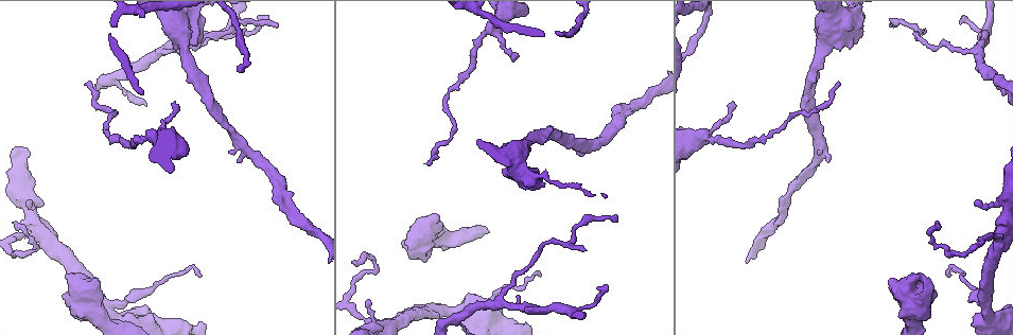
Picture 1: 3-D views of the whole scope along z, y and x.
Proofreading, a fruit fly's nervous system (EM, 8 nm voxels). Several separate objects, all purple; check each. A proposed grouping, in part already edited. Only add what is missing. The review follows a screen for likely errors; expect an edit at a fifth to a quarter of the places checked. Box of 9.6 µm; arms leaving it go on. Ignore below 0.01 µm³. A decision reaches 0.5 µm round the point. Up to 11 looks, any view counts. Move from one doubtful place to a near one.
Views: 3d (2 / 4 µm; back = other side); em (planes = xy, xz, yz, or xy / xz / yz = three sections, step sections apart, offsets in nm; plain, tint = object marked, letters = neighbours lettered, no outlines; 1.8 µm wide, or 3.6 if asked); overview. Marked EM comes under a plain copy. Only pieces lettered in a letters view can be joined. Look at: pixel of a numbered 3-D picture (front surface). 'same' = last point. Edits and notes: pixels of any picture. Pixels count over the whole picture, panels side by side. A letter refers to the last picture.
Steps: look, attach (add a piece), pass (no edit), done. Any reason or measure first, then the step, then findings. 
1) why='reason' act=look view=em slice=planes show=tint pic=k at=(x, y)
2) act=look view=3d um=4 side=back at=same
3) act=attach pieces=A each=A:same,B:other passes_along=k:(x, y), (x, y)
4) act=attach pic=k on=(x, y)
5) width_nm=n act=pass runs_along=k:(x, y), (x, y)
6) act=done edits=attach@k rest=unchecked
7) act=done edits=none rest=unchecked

why='abrupt turn' act=look view=3d um=4 pic=1 at=(108, 311)

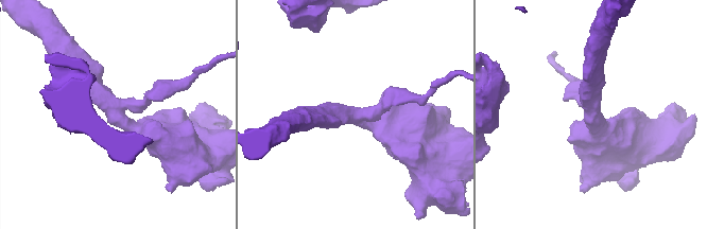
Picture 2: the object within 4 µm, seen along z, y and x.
act=look view=em slice=xz step=4 show=tint pic=2 at=(116, 114)

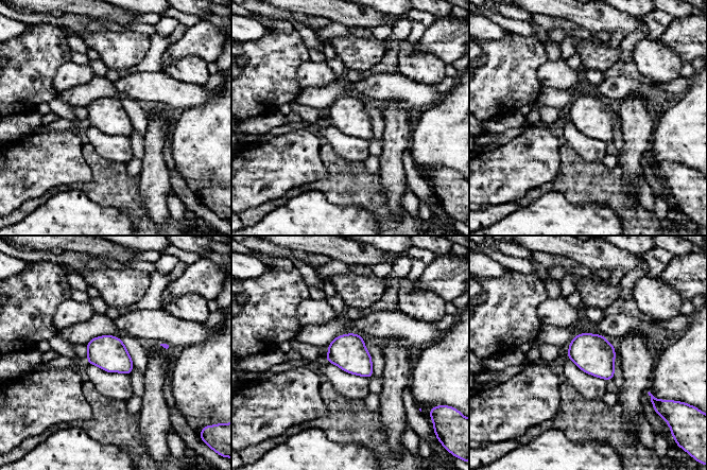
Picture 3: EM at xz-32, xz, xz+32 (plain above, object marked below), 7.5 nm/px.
act=look view=em slice=xy step=8 show=letters at=same

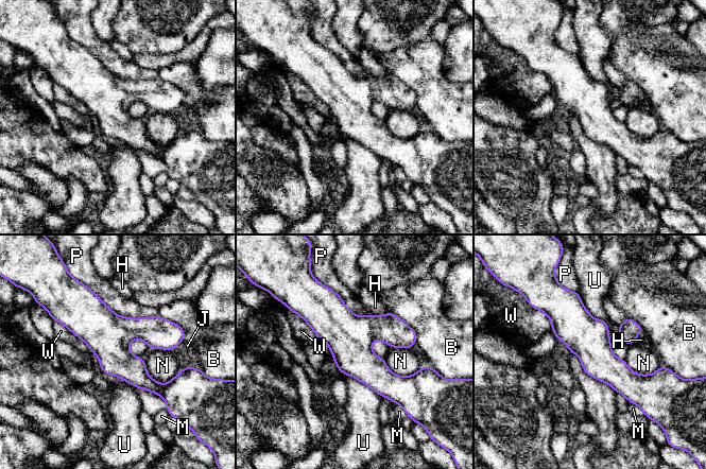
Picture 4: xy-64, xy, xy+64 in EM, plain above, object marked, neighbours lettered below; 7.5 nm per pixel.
act=pass each=B:other,H:other,J:other,M:other,N:other,P:other,U:other,W:other runs_along=4:(332, 294), (332, 320), (397, 400) found='no lettered piece goes on from it'

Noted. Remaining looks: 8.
why='long arm stops here' act=look view=em slice=planes show=letters pic=1 at=(538, 276)

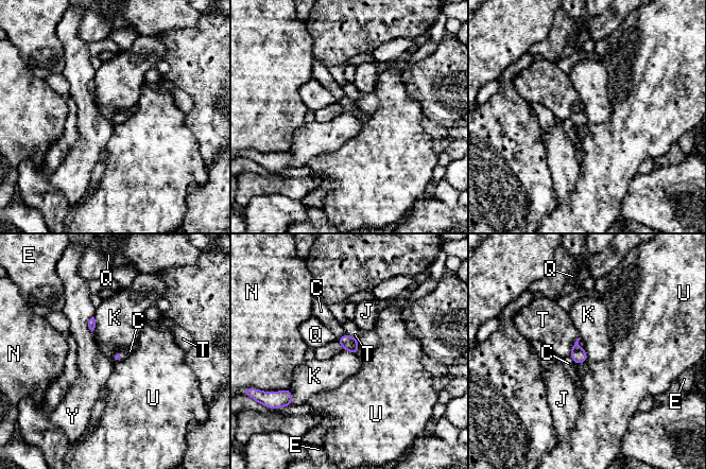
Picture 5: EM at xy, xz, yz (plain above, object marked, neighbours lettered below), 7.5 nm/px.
width_nm=70 act=pass each=C:other,E:other,J:other,K:other,N:other,Q:other,T:other,U:other,Y:other border=5:(92, 316), (95, 328), (91, 331) found='none of them fits'

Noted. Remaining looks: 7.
why='sharp bend' act=look view=em um=3.6 slice=xy step=8 show=tint pic=1 at=(89, 311)

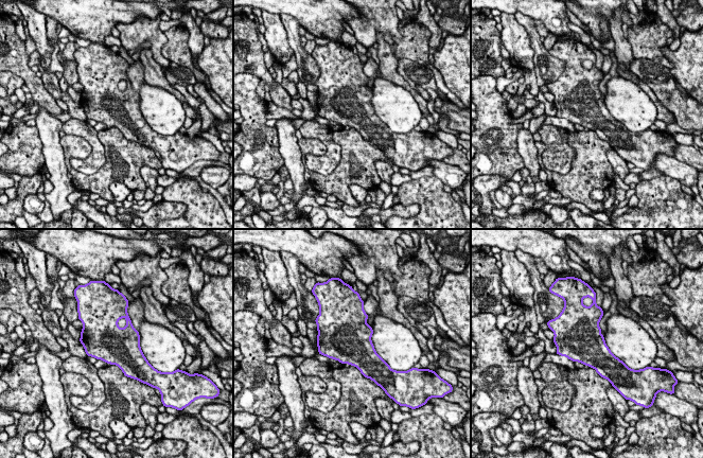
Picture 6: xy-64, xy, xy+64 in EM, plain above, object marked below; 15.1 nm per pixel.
act=look view=em um=3.6 slice=planes show=letters at=same

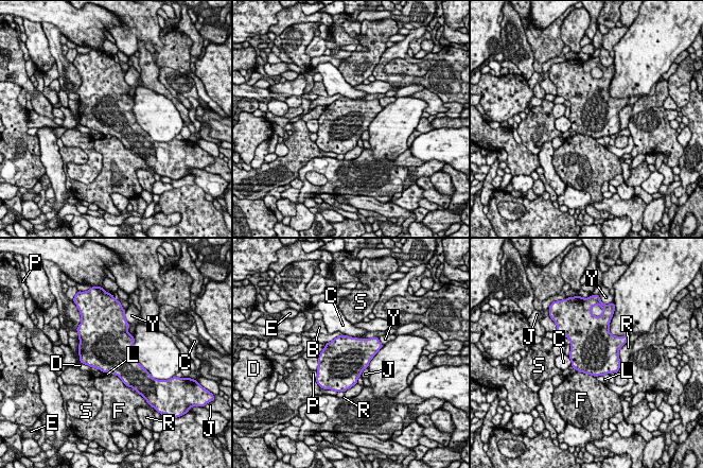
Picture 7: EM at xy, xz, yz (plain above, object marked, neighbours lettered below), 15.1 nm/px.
act=pass each=B:other,C:other,D:other,E:other,F:other,J:other,L:other,P:other,R:other,S:other,Y:other found='no lettered piece goes on from it'

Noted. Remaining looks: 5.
why='branch stops here' act=look view=em um=3.6 slice=xy step=4 show=tint pic=1 at=(84, 85)

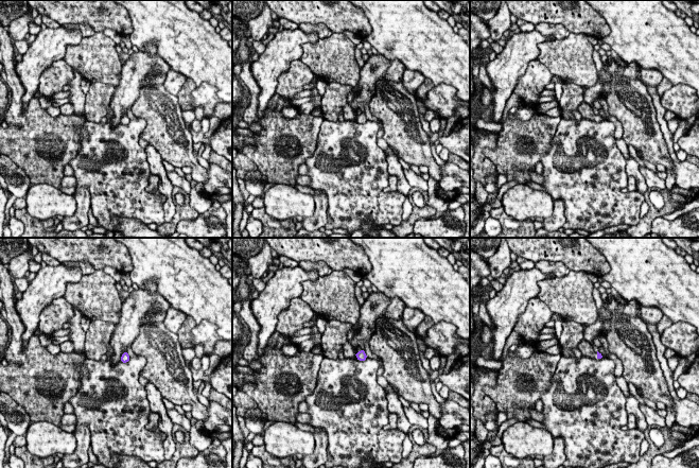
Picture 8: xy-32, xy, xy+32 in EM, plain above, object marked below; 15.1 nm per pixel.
why='another direction' act=look view=em um=3.6 slice=planes show=tint at=same

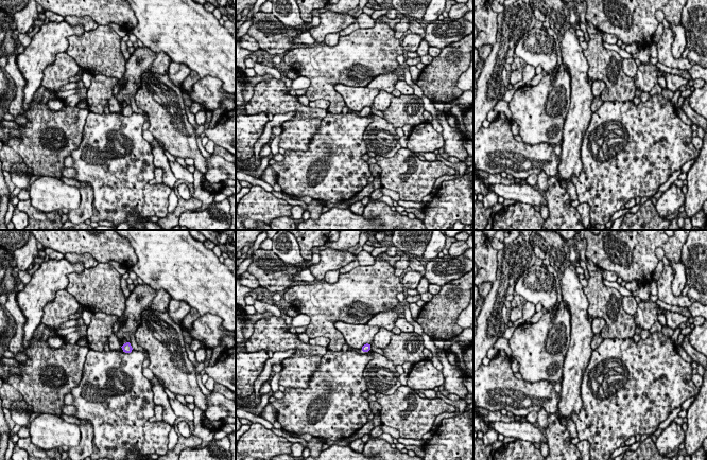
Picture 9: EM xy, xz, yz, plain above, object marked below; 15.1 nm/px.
why='what lies round it' act=look view=em um=3.6 slice=planes show=letters at=same

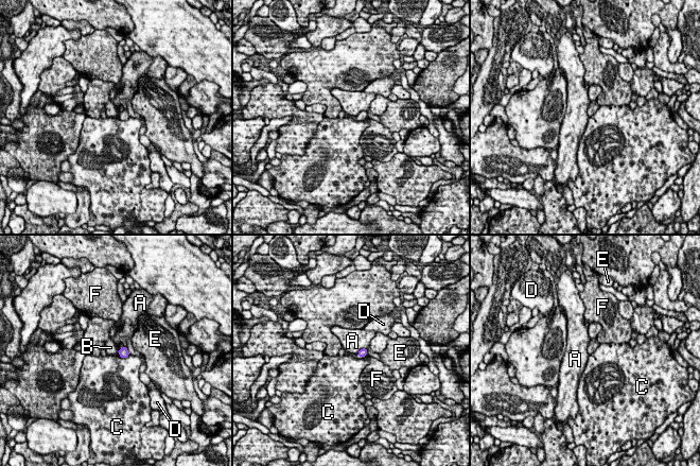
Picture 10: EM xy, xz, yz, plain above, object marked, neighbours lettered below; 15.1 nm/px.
width_nm=90 act=attach pieces=B each=A:other,B:same,C:other,D:other,E:other,F:other passes_along=10:(362, 352), (361, 356), (347, 354) found='the cell continues'

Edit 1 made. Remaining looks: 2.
act=done edits=attach@10 rest=unchecked

